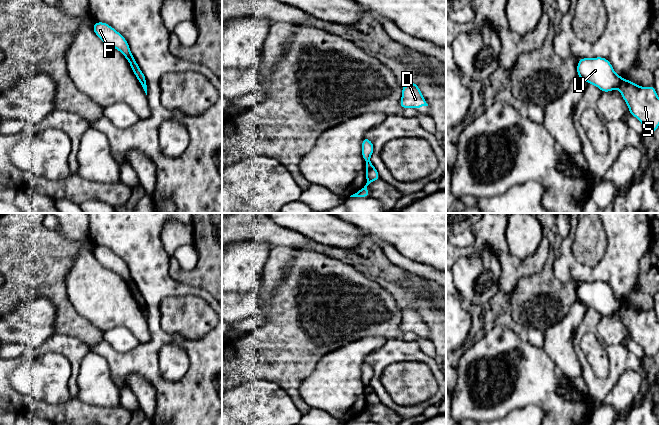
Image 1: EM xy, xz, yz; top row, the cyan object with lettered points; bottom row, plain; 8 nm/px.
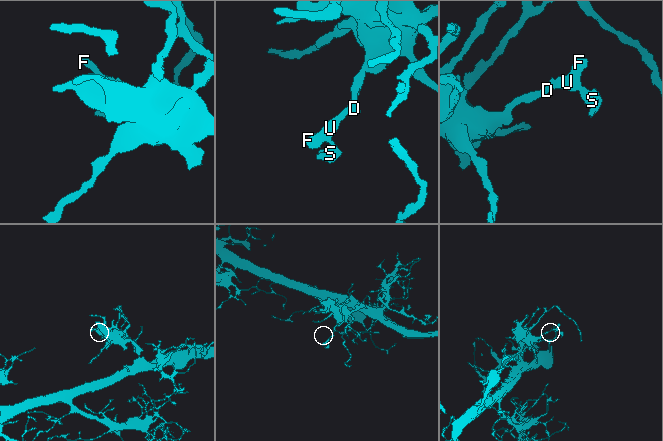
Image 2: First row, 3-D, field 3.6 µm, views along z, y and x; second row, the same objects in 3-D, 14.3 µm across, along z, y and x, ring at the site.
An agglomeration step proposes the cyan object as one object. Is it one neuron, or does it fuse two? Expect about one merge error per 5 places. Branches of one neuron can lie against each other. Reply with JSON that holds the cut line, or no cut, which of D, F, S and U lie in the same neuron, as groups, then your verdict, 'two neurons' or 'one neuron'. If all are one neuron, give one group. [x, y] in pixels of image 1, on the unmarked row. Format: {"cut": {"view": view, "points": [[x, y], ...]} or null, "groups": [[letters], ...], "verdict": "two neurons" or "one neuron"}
{"cut": {"view": "yz", "points": [[623, 304], [617, 311]]}, "groups": [["D", "F", "U"], ["S"]], "verdict": "two neurons"}

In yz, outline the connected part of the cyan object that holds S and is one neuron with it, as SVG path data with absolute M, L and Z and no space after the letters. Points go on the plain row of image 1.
M624 303L619 311L629 337L643 349L645 358L653 357L659 351L659 321L654 309L642 311Z

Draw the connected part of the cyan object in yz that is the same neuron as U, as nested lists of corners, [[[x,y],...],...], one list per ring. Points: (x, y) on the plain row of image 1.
[[[603,281],[581,282],[577,288],[577,298],[602,316],[613,315],[623,305],[623,302],[614,296],[611,287]]]

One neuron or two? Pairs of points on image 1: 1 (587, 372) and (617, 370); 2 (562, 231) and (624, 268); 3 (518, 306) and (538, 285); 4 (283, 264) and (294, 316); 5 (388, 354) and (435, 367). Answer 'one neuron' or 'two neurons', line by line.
1: one neuron
2: two neurons
3: one neuron
4: one neuron
5: one neuron

